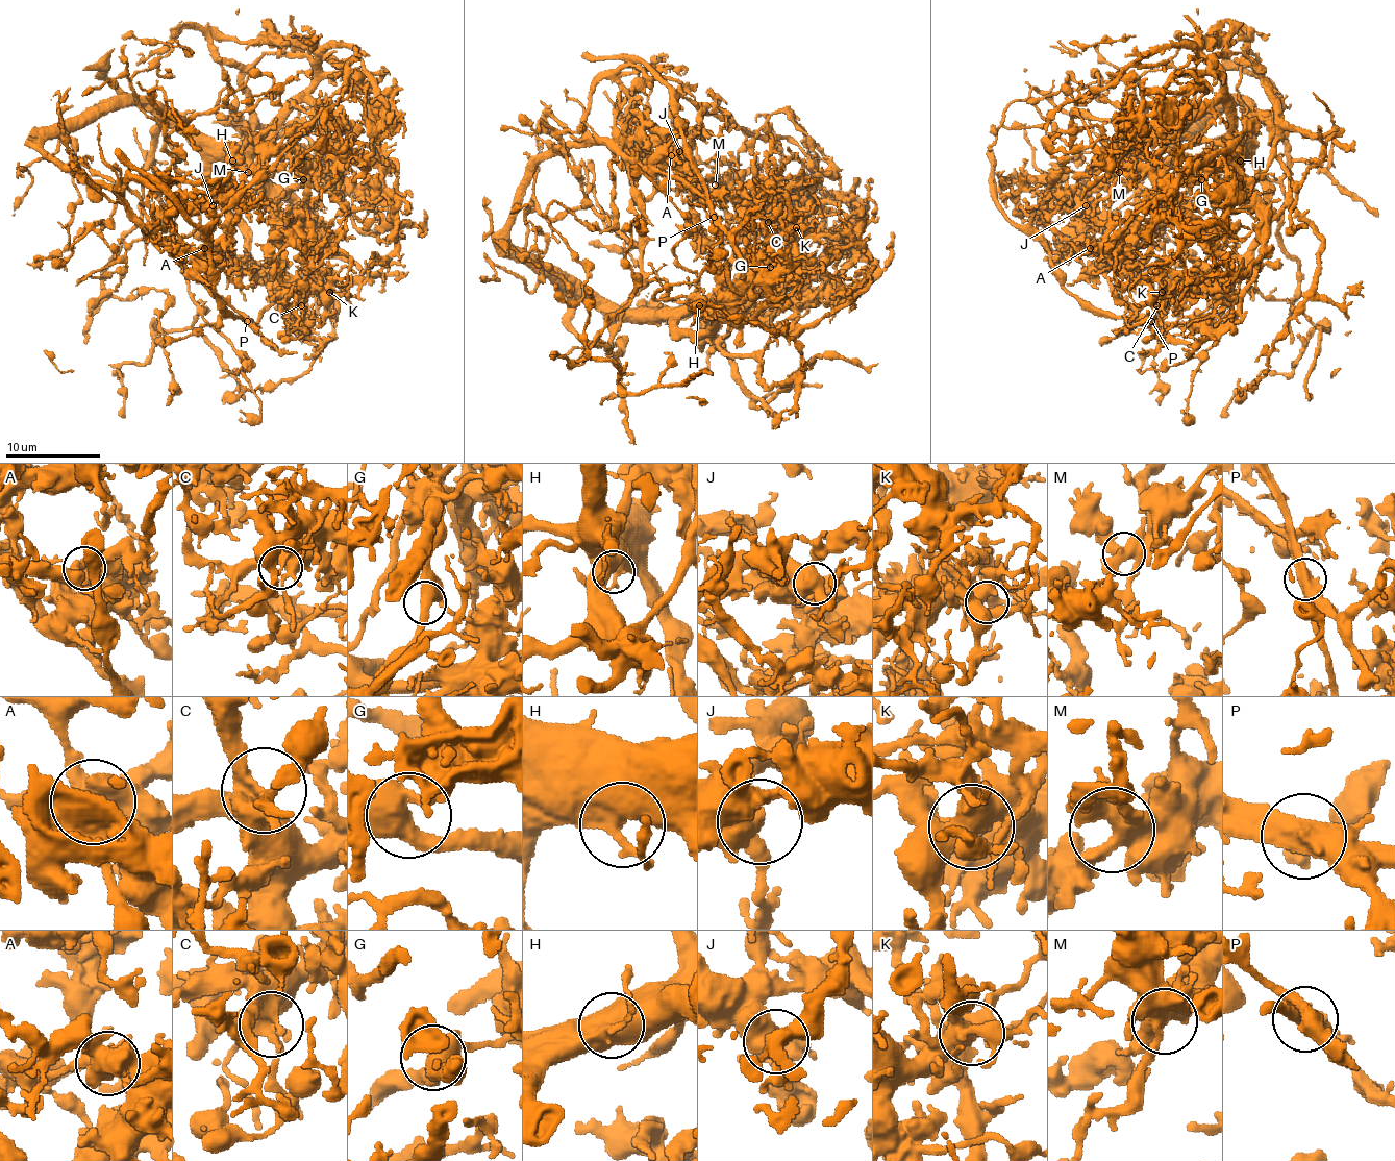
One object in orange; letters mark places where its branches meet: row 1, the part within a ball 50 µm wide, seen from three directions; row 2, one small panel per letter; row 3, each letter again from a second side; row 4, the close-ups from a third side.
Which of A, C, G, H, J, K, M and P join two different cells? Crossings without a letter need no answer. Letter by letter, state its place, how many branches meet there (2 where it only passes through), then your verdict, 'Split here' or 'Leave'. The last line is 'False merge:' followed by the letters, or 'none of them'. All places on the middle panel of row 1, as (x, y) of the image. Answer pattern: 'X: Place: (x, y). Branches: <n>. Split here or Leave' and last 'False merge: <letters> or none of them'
A: Place: (671, 155). Branches: 4. Split here
C: Place: (768, 222). Branches: 4. Leave
G: Place: (770, 267). Branches: 3. Leave
H: Place: (699, 305). Branches: 2. Leave
J: Place: (679, 151). Branches: 3. Leave
K: Place: (796, 227). Branches: 4. Leave
M: Place: (715, 184). Branches: 4. Leave
P: Place: (714, 217). Branches: 2. Split here
False merge: A, P

